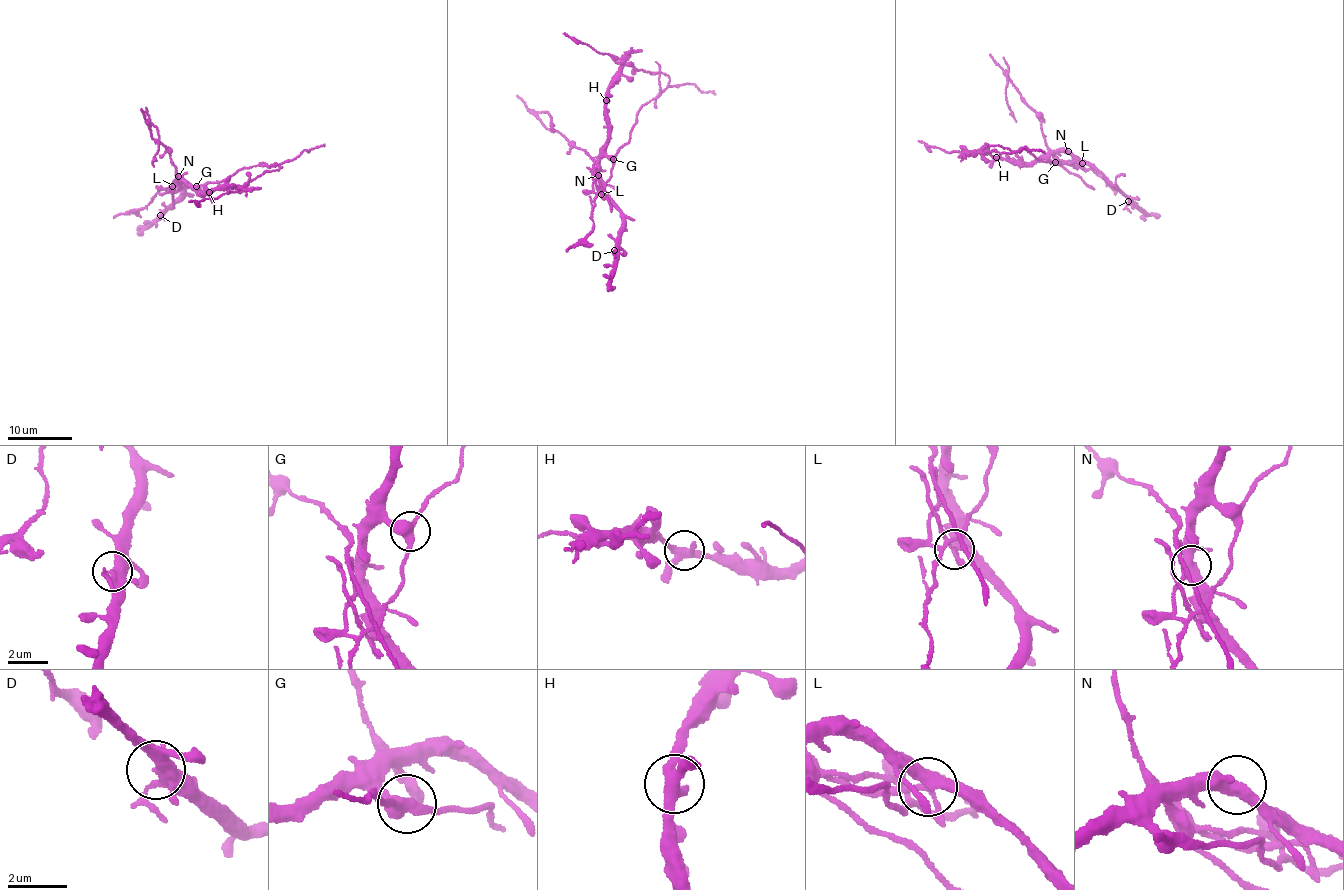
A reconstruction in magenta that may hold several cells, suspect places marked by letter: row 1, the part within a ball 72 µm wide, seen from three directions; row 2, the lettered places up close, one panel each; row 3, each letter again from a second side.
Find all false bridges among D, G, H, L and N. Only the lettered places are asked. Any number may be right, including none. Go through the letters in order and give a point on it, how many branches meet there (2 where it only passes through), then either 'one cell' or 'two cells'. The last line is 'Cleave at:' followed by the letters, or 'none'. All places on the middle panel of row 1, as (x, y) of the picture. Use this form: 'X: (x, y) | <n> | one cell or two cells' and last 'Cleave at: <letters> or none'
D: (614, 250) | 4 | one cell
G: (613, 159) | 3 | two cells
H: (606, 100) | 3 | one cell
L: (601, 194) | 4 | two cells
N: (598, 175) | 3 | one cell
Cleave at: G, L

